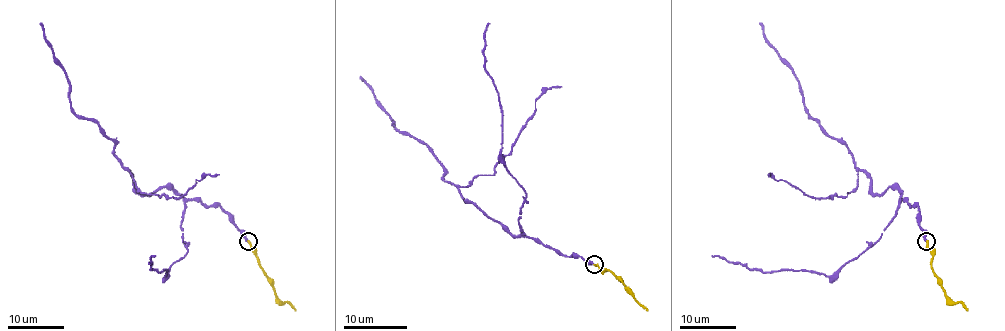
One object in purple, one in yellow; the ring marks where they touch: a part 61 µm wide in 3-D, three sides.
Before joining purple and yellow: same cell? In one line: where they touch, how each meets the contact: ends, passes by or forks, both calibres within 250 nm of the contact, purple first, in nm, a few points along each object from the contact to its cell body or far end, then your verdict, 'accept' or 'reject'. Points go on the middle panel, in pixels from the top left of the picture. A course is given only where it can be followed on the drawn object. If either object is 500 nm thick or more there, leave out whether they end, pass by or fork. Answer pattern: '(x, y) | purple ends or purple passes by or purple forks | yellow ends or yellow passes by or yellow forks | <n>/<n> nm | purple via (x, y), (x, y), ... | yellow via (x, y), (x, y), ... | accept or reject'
(594, 264) | purple ends | yellow ends | 240/240 nm | purple via (594, 265), (515, 236), (467, 202), (443, 178), (436, 156), (393, 126), (360, 76) | yellow via (594, 265), (602, 271), (607, 269), (647, 311) | accept

